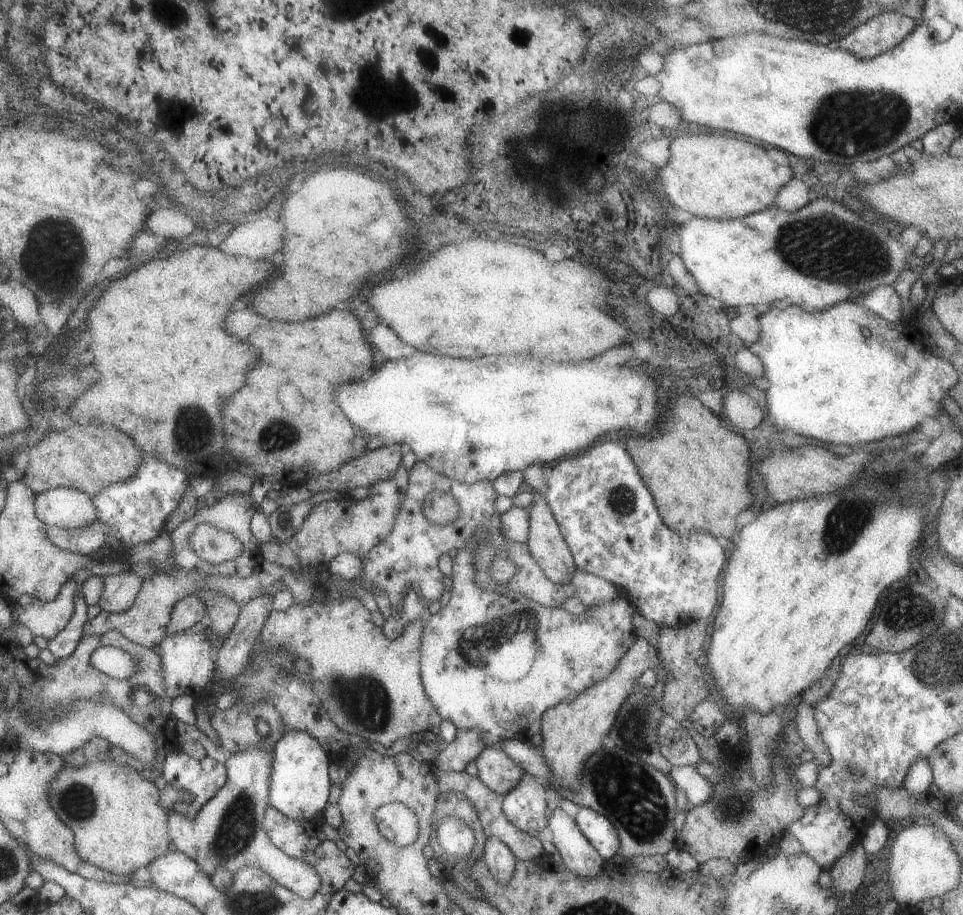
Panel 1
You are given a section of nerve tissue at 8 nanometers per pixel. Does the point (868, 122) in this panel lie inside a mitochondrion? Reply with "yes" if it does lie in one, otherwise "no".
yes

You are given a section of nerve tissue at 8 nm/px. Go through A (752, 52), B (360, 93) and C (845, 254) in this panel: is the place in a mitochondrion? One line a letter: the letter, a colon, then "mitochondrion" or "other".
A: other
B: mitochondrion
C: mitochondrion

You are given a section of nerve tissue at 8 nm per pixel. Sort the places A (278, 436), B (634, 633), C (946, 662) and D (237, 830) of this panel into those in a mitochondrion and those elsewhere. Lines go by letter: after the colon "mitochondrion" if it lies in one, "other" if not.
A: mitochondrion
B: other
C: mitochondrion
D: mitochondrion

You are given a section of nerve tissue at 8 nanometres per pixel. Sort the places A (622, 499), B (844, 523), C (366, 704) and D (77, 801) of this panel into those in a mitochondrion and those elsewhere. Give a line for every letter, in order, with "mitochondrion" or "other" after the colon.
A: mitochondrion
B: mitochondrion
C: mitochondrion
D: mitochondrion

